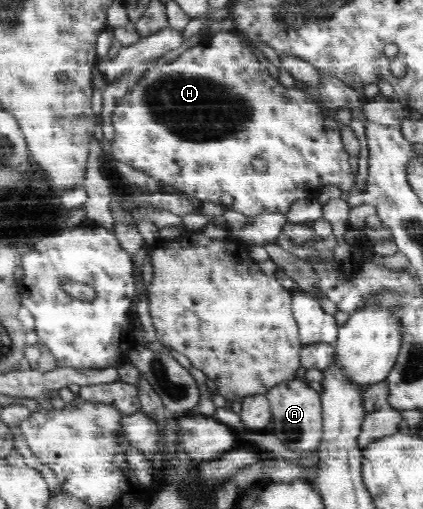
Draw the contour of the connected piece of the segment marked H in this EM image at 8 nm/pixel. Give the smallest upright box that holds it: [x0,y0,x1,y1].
[111,30,351,217]

